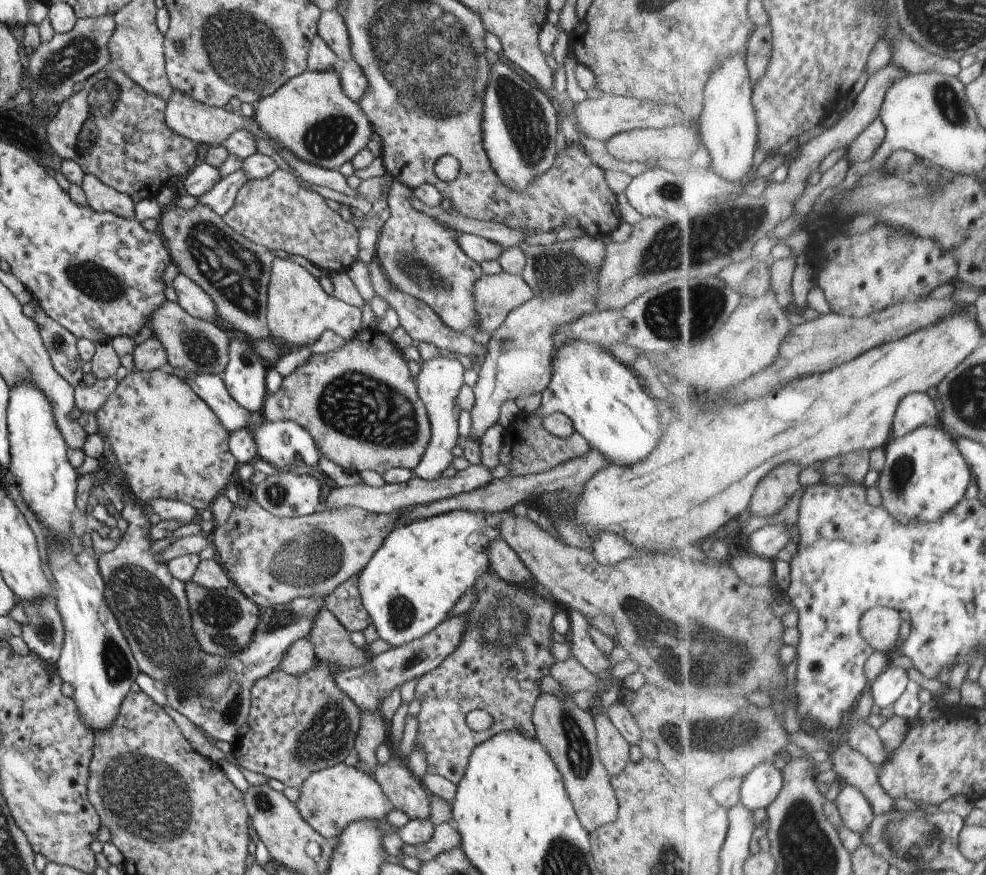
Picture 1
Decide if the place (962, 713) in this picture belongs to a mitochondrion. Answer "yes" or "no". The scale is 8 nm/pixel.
no

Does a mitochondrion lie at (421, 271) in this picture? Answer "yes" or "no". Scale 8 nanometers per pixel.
yes

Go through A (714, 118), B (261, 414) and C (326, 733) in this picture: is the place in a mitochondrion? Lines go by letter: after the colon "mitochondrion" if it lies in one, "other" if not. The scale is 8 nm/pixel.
A: other
B: other
C: mitochondrion

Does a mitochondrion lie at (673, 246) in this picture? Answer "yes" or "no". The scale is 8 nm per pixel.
yes

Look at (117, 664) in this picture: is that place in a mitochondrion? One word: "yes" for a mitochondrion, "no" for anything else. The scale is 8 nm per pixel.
yes

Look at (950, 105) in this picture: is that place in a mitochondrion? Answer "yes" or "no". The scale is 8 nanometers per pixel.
yes

